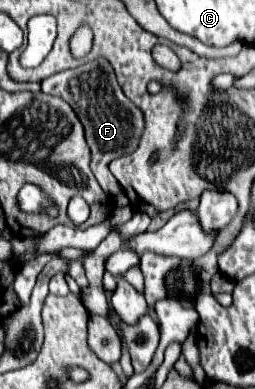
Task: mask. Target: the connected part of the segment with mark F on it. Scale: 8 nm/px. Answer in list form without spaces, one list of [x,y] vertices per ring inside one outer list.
[[[97,58],[93,62],[87,62],[85,66],[45,78],[45,82],[41,82],[41,90],[45,94],[59,96],[71,104],[71,108],[77,112],[79,120],[85,126],[87,144],[93,154],[91,170],[95,178],[109,196],[114,197],[122,193],[123,188],[109,170],[109,162],[137,150],[139,138],[145,130],[145,122],[143,122],[143,112],[123,94],[121,86],[117,84],[117,78],[109,60]]]

